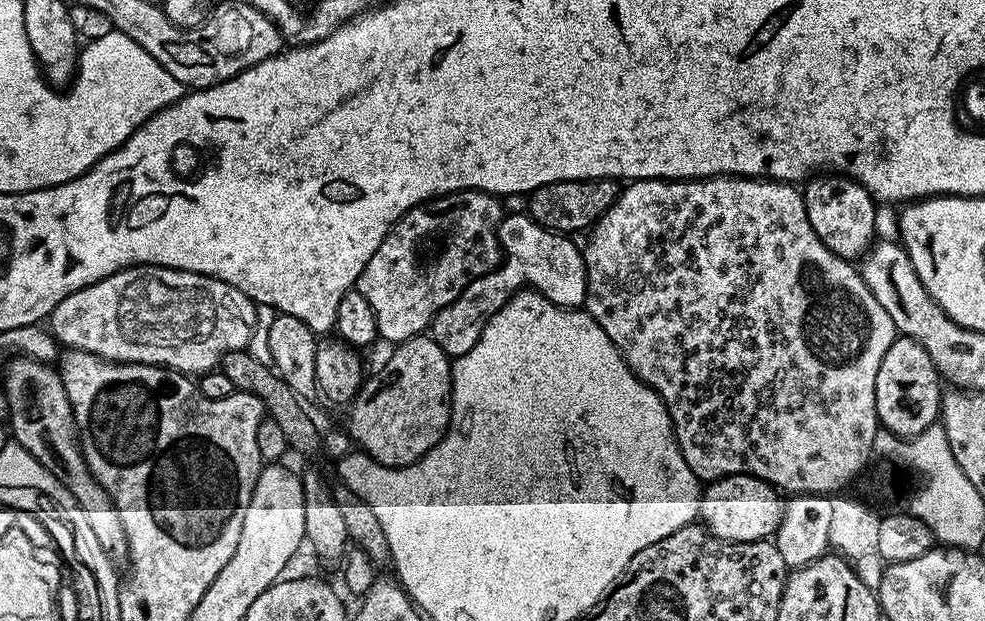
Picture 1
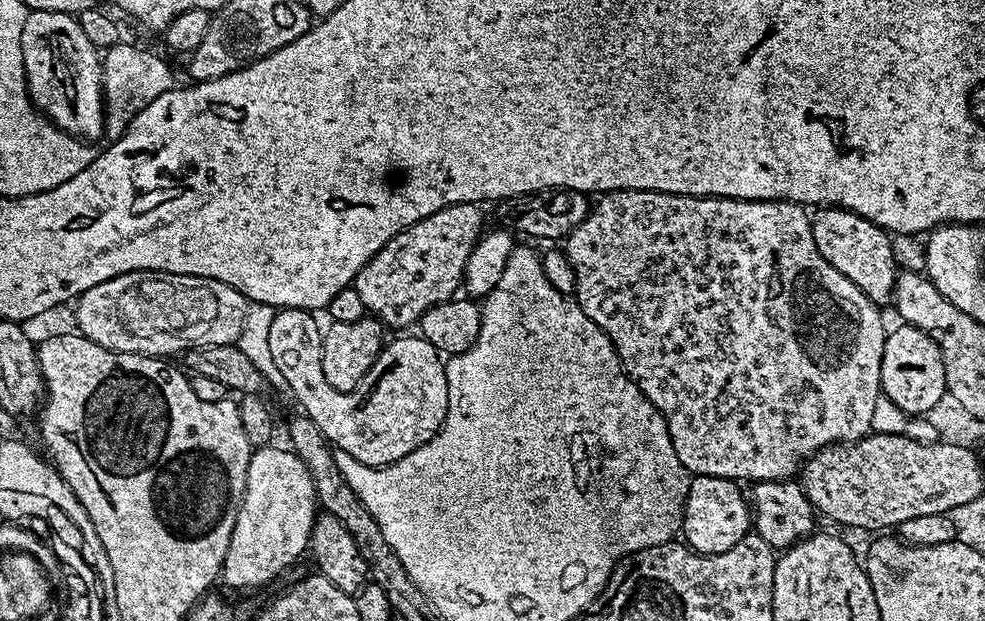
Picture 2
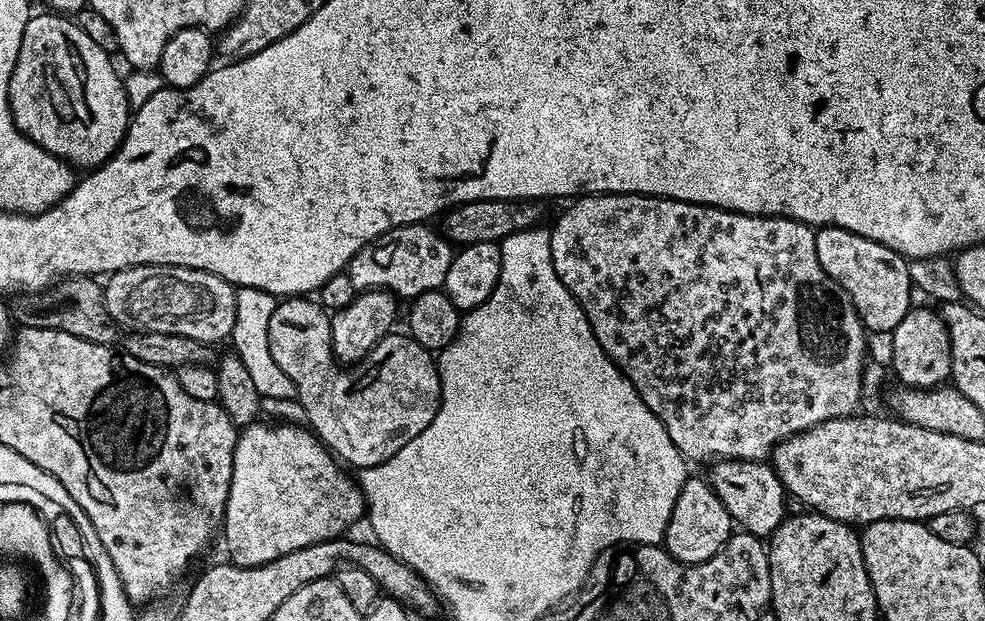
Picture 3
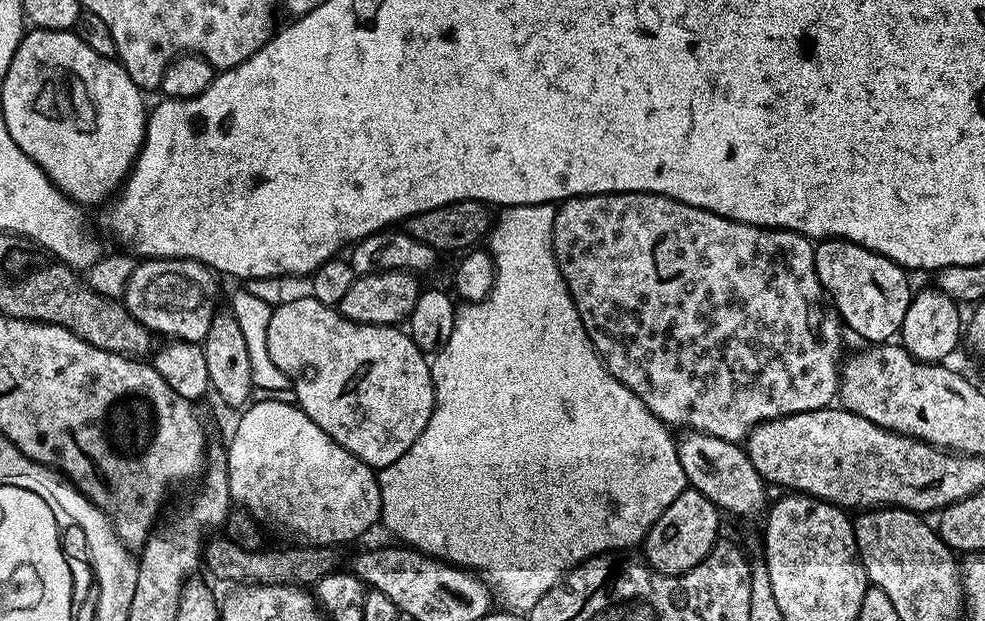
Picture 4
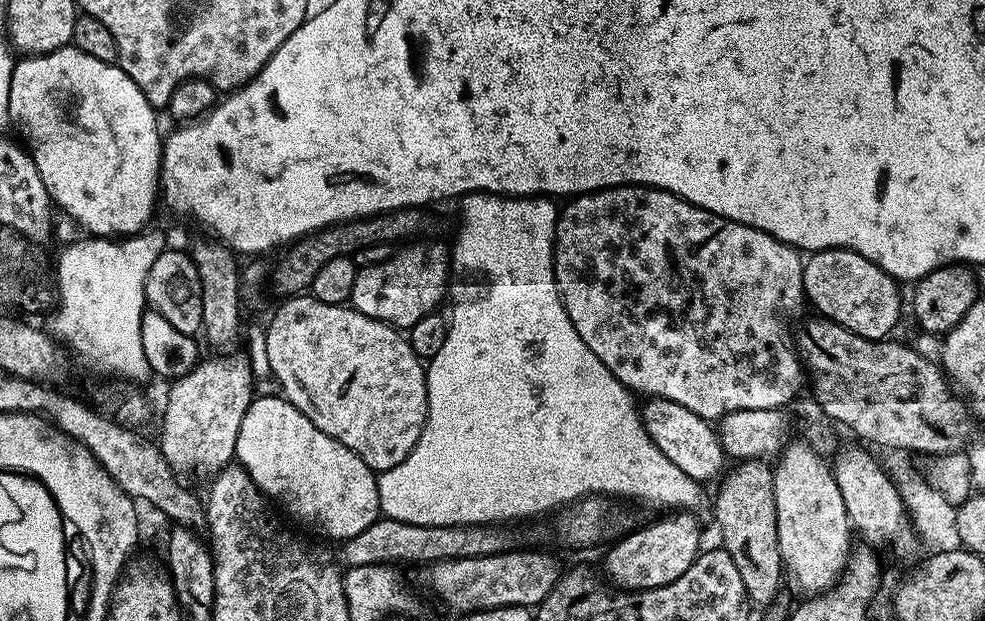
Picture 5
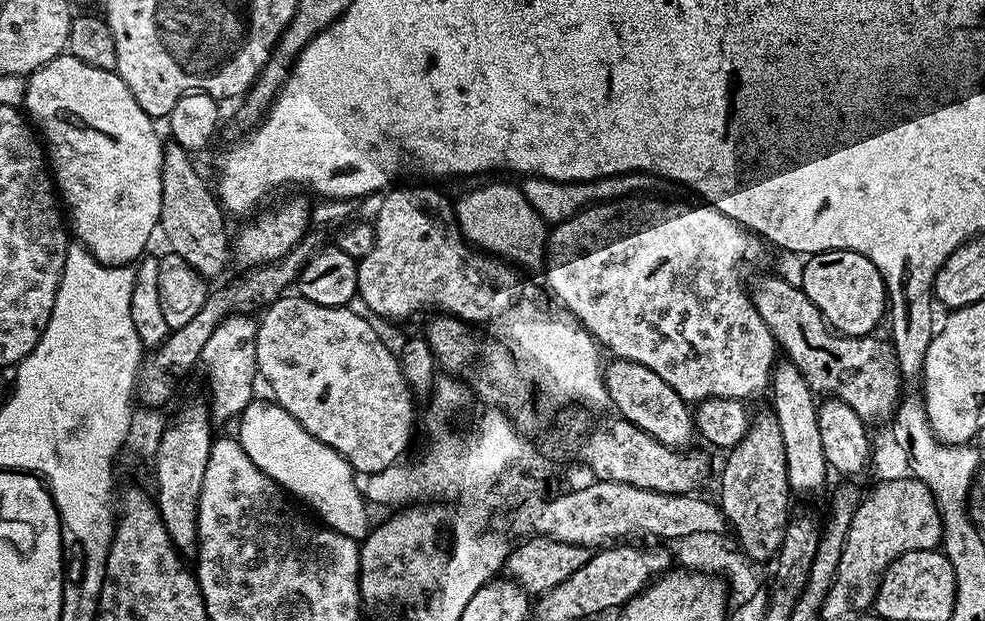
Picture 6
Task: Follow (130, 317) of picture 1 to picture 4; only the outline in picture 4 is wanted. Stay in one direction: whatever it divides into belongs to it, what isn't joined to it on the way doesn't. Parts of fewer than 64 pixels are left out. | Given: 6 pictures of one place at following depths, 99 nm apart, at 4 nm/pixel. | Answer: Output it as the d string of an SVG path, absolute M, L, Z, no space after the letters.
M148 258L133 267L132 277L128 279L128 287L124 290L122 303L135 320L142 322L153 333L161 332L164 338L203 342L207 331L210 330L211 320L218 313L215 279L217 280L217 277L197 260L153 260Z

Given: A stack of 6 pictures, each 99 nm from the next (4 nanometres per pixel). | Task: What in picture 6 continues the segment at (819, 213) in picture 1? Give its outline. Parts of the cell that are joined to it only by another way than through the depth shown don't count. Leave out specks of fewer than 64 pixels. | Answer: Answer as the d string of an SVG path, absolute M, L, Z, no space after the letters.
M835 248L829 252L813 252L805 262L805 273L800 287L818 306L824 315L824 320L843 336L871 336L877 330L880 319L883 321L888 306L888 289L884 286L884 279L866 258L857 252L845 248Z

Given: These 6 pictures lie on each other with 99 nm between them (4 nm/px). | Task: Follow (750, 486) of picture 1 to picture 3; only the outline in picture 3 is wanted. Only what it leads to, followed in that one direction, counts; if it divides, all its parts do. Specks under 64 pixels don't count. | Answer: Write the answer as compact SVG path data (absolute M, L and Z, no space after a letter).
M689 475L682 486L682 494L678 494L678 502L670 514L670 522L664 531L662 547L675 560L683 564L701 564L724 548L724 543L734 534L732 515L722 506L722 498L712 489L703 475Z

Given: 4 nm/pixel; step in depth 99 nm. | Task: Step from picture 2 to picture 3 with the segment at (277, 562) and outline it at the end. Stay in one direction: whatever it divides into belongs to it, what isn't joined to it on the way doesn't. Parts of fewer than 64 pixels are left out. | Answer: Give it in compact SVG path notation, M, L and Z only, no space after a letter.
M255 422L245 427L236 438L234 470L232 471L230 494L226 502L224 523L222 525L222 537L224 536L224 544L228 547L227 559L231 561L231 563L242 566L243 568L253 568L254 566L262 566L266 562L274 562L274 558L282 558L282 554L290 554L290 550L302 550L302 546L310 546L314 542L335 540L343 537L345 533L347 533L344 531L346 531L351 524L358 523L364 516L364 492L343 470L345 471L338 463L337 457L329 452L328 449L320 443L319 436L307 427L301 426L301 428L295 428L292 424L262 424L262 422Z

